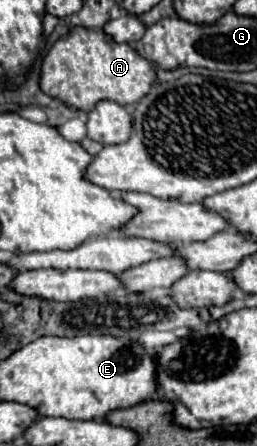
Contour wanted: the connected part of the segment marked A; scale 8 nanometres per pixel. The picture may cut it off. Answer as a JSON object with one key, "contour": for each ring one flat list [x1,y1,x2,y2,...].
{"contour":[[75,26,67,36,59,38,43,58,41,90,63,100,67,106,89,112,101,100,113,100,121,106,137,104,149,94,155,76,155,64,143,58,131,44,113,42,103,30]]}

